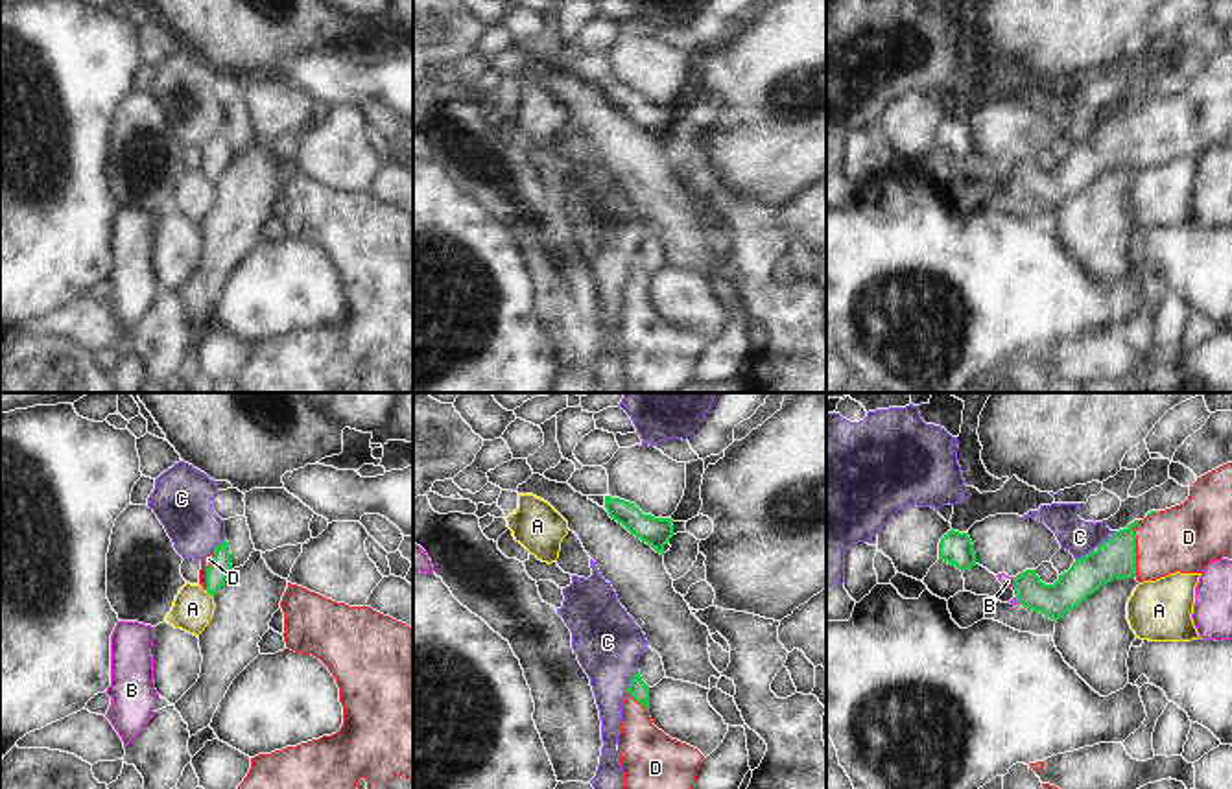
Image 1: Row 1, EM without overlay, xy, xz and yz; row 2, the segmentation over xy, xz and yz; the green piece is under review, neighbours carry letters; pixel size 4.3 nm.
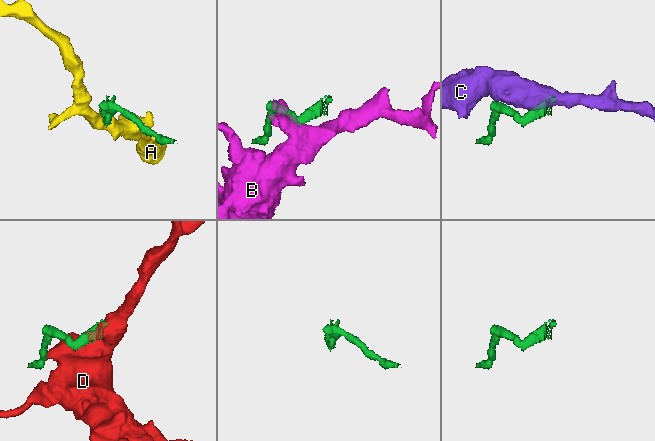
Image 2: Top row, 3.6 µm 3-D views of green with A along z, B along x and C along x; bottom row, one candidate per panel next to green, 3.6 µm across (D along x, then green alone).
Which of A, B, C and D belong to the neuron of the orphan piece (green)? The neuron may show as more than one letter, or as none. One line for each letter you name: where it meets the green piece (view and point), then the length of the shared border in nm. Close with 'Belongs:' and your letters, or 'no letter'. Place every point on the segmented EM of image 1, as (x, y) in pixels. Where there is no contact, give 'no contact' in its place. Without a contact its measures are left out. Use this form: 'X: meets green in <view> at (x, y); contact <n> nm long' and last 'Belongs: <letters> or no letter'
D: meets green in yz at (1135, 548); contact 240 nm long
Belongs: D

